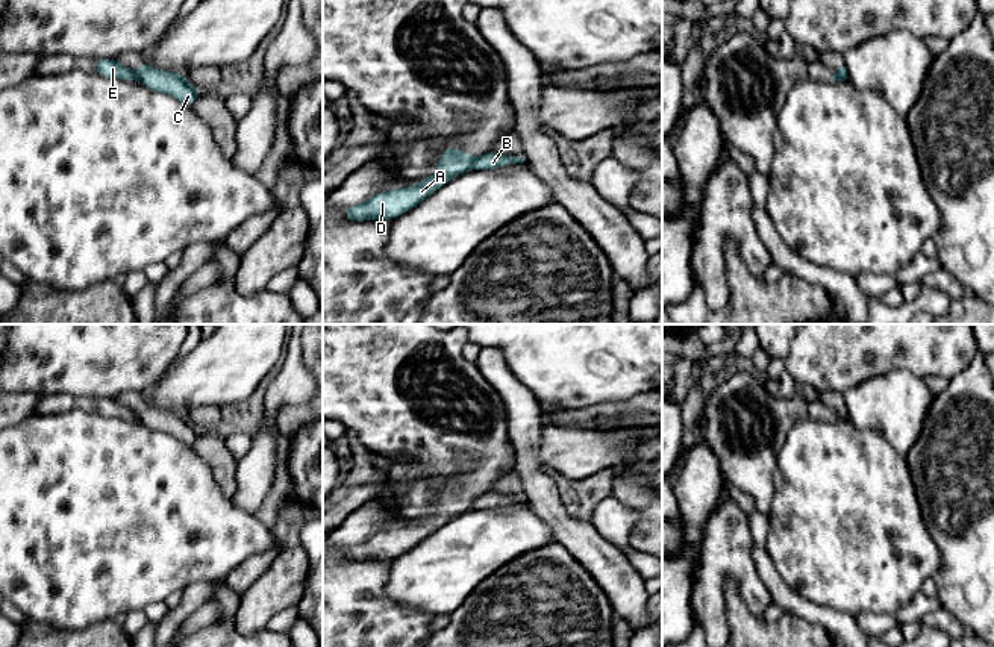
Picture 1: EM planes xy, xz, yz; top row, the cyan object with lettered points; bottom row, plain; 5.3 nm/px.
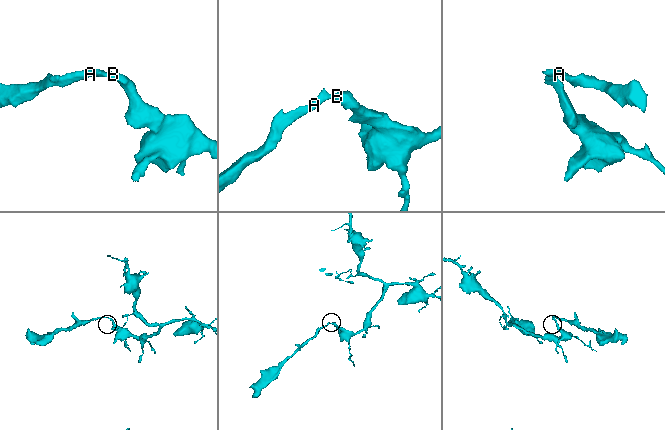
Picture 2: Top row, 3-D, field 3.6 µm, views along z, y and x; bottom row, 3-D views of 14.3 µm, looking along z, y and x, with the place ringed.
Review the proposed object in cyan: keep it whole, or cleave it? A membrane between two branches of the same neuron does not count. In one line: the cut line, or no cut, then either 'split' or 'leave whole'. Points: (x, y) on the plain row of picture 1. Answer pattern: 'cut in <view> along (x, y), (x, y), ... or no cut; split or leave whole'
cut in xz along (476, 497), (470, 506); split

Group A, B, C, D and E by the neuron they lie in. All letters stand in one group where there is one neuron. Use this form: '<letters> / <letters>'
A D E / B C

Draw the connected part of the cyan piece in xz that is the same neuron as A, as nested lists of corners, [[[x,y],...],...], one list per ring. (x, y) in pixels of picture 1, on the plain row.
[[[447,486],[436,503],[436,512],[421,521],[395,530],[380,530],[362,544],[344,549],[349,561],[394,559],[426,539],[430,533],[456,515],[471,509],[476,495],[470,495],[455,486]]]

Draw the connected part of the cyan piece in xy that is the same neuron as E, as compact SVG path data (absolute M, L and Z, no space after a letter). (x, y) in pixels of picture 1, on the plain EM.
M95 399L95 412L103 417L115 417L123 420L138 420L132 409L121 405L117 399Z

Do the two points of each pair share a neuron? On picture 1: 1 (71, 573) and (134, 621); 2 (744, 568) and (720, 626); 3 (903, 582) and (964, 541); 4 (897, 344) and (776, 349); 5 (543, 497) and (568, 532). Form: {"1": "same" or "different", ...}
{"1": "different", "2": "same", "3": "different", "4": "different", "5": "same"}

